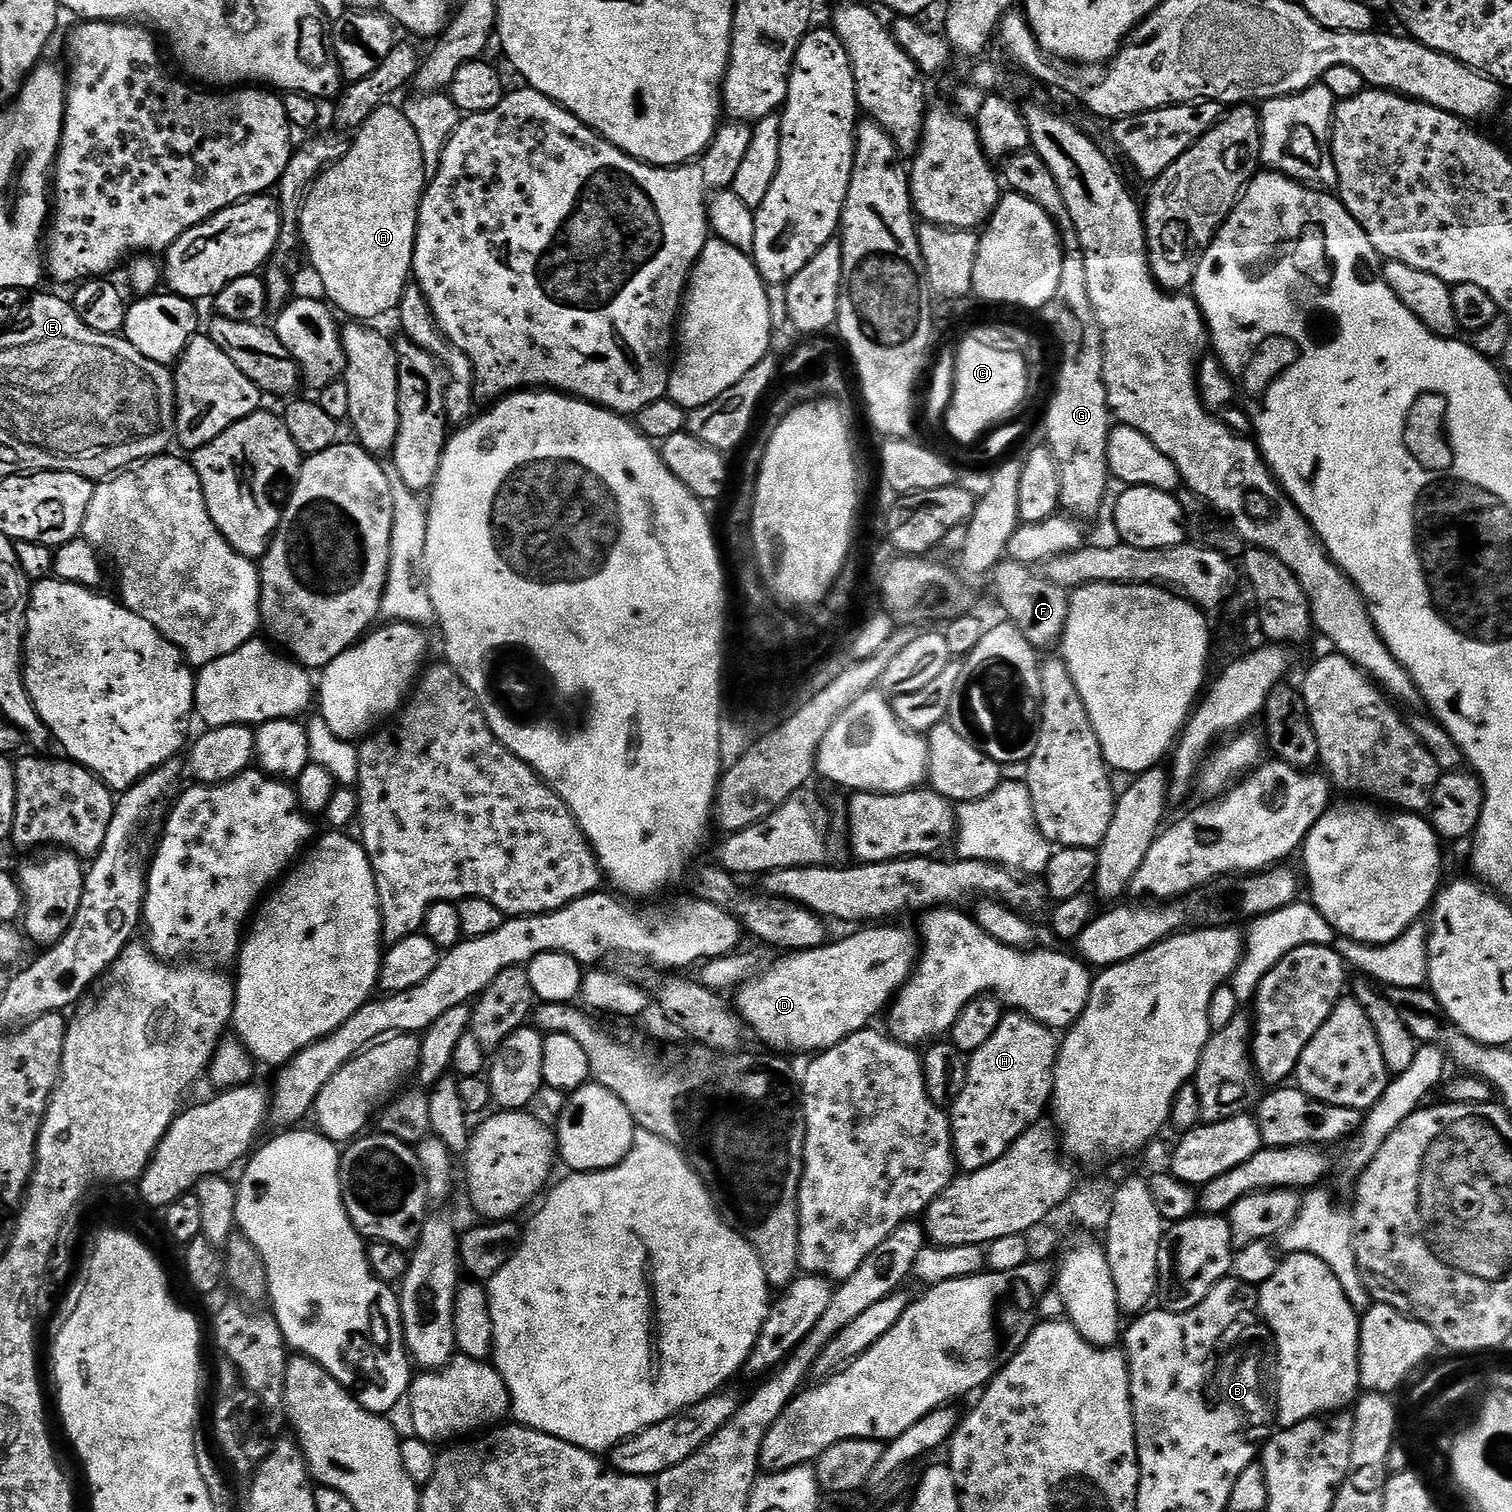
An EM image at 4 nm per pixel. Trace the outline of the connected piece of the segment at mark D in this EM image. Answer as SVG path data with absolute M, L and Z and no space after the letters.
M864 926L859 929L861 932L852 932L841 940L833 939L820 948L789 951L780 956L781 960L773 959L735 989L735 1013L750 1029L751 1035L769 1044L772 1050L789 1048L792 1052L819 1054L850 1038L850 1034L865 1031L871 1025L868 1023L889 1007L900 987L912 975L918 959L918 940L913 933L911 936L904 928L878 927L882 926Z

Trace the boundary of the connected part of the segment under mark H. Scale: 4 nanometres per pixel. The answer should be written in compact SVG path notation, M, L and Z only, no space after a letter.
M1019 1010L1005 1011L1002 1022L998 1022L998 1030L994 1030L994 1035L987 1040L983 1046L976 1052L971 1053L968 1060L968 1073L963 1084L959 1085L960 1093L958 1098L950 1105L950 1119L952 1122L952 1147L953 1157L957 1163L957 1167L963 1172L968 1173L978 1171L986 1166L996 1162L1010 1148L1011 1144L1025 1132L1033 1122L1041 1119L1045 1115L1046 1109L1049 1107L1052 1098L1052 1087L1054 1086L1054 1070L1056 1069L1056 1059L1060 1053L1060 1040L1057 1033L1051 1028L1047 1028L1042 1022L1038 1022L1034 1018L1030 1018L1024 1012Z

